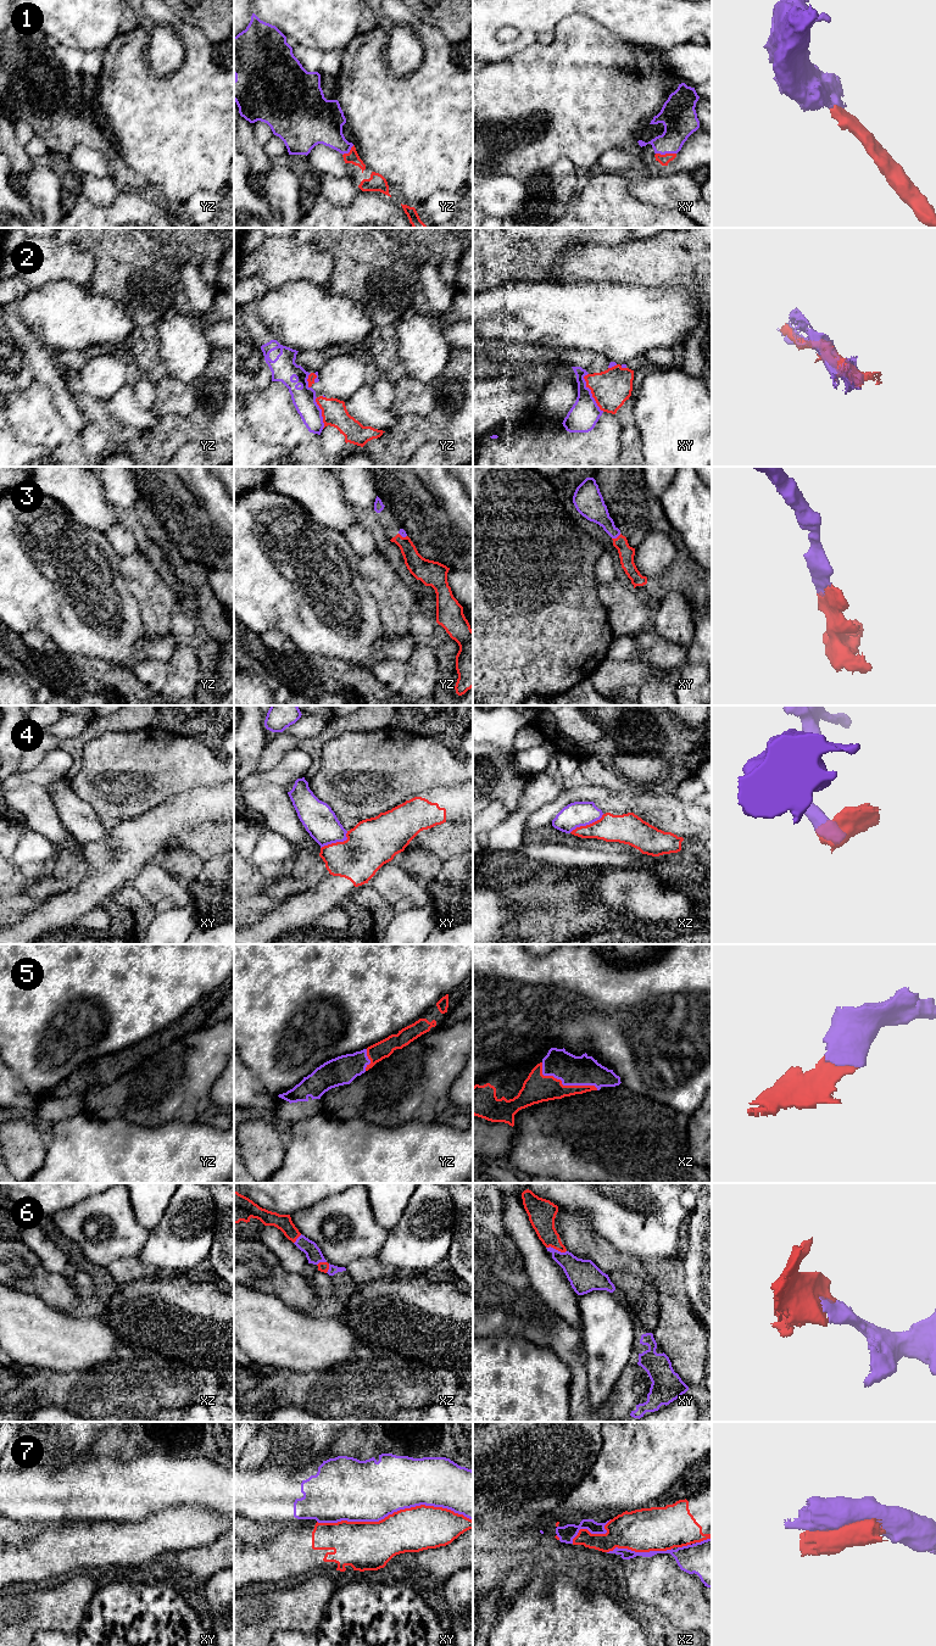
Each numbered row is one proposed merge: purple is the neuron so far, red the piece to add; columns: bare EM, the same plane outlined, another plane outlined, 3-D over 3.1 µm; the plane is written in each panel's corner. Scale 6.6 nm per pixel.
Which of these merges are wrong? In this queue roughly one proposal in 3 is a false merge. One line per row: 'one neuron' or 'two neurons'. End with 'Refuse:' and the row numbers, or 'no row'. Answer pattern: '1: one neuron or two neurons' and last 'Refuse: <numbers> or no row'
1: one neuron
2: two neurons
3: one neuron
4: two neurons
5: one neuron
6: one neuron
7: two neurons
Refuse: 2, 4, 7

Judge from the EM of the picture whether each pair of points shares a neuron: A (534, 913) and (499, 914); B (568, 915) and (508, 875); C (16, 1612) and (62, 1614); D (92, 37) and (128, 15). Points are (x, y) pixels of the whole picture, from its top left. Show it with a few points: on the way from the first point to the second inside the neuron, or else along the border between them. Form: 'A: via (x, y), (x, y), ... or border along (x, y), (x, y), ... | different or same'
A: border along (497, 890), (514, 915), (505, 931) | different
B: via (553, 904), (523, 883) | same
C: border along (12, 1607), (24, 1606), (28, 1614) | different
D: border along (122, 12), (118, 32) | different

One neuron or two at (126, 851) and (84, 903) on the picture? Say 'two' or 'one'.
one

